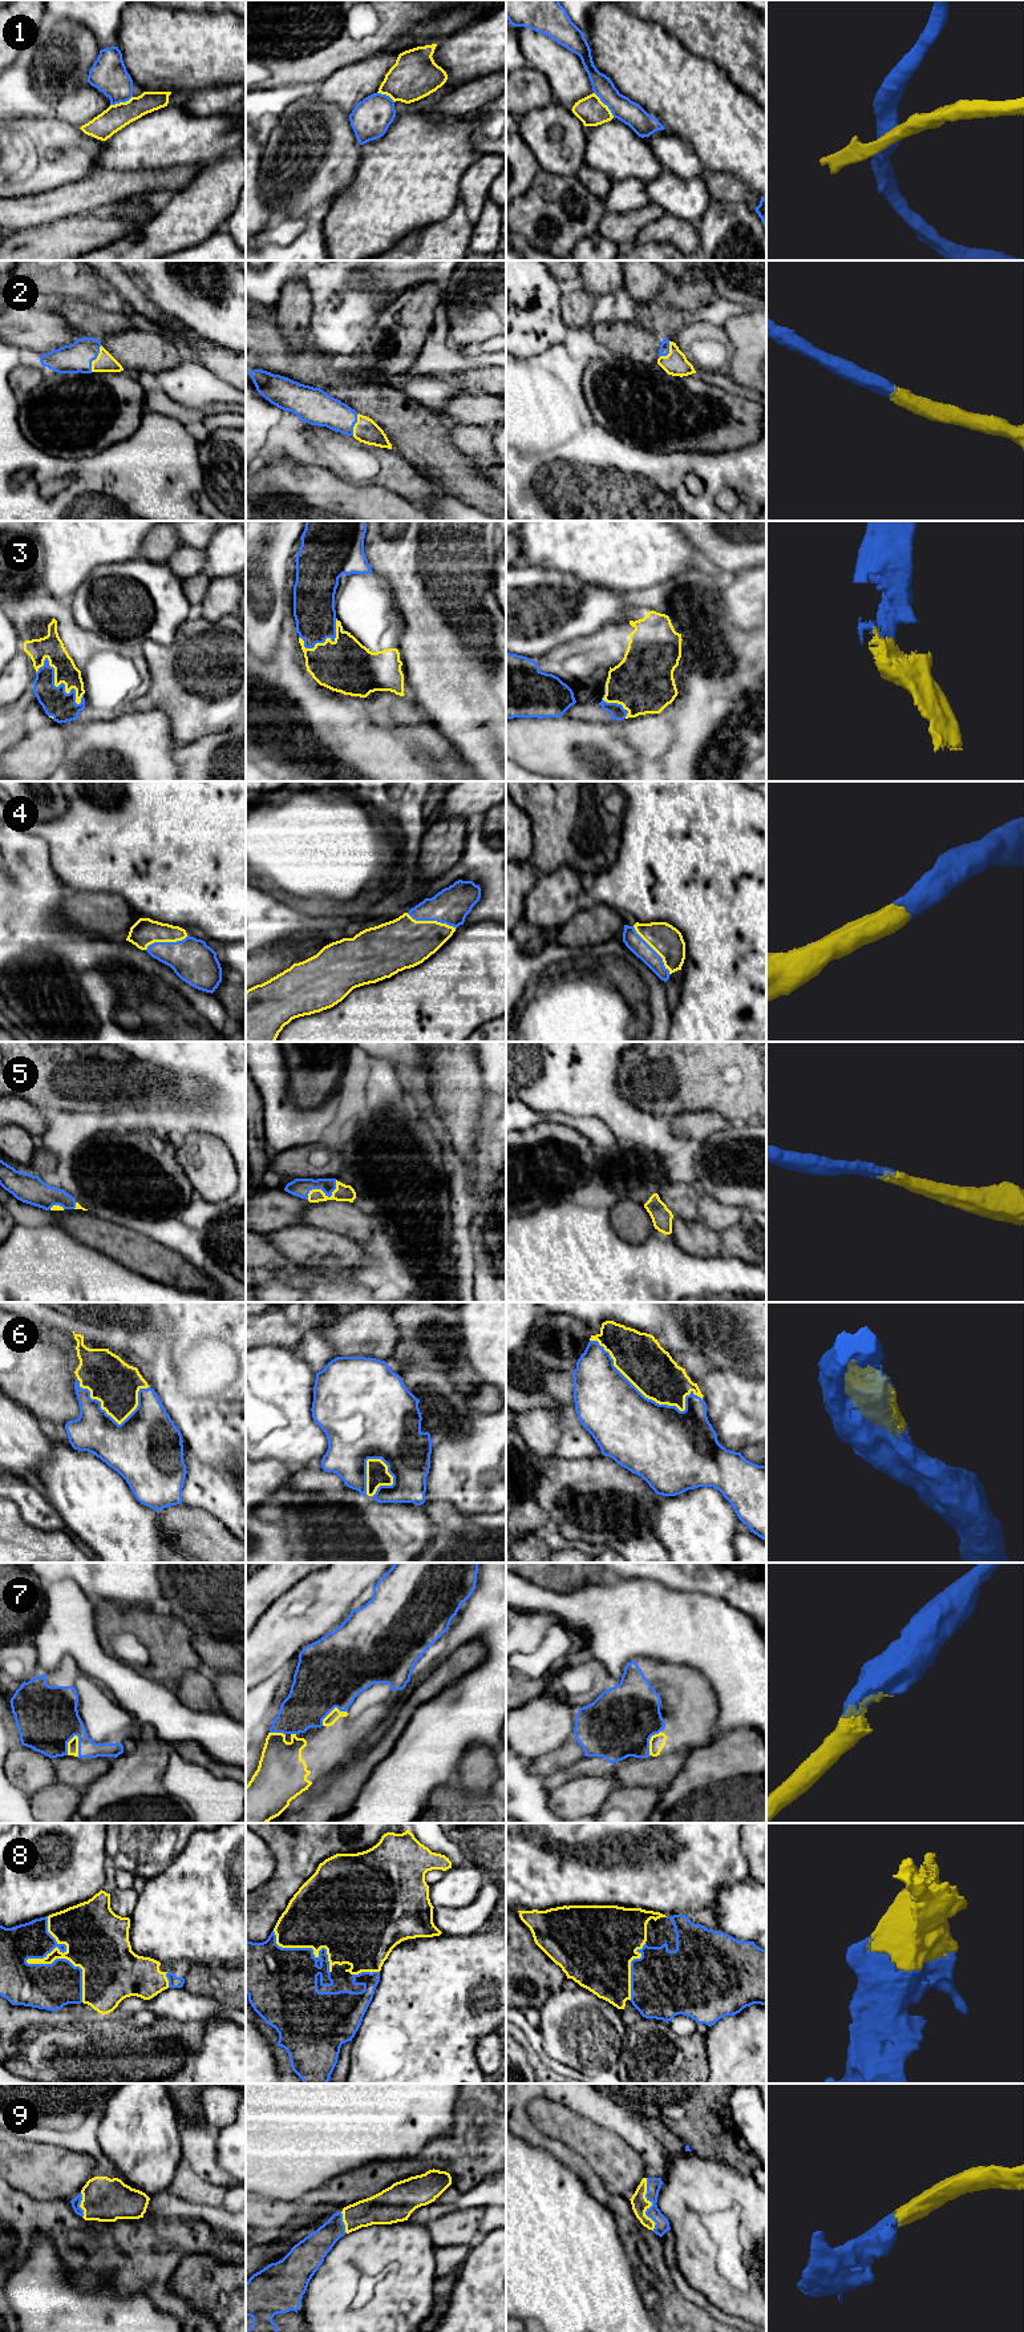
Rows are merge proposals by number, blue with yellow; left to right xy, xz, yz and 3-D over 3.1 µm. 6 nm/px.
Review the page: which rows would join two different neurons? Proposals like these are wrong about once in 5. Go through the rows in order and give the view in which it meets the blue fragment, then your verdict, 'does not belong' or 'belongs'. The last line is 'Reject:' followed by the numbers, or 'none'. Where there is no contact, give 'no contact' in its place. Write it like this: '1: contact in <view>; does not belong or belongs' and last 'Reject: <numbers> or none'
1: contact in yz; does not belong
2: contact in xy; belongs
3: contact in xy; belongs
4: contact in yz; belongs
5: contact in xz; belongs
6: contact in yz; belongs
7: contact in xy; belongs
8: contact in xy; belongs
9: contact in yz; belongs
Reject: 1

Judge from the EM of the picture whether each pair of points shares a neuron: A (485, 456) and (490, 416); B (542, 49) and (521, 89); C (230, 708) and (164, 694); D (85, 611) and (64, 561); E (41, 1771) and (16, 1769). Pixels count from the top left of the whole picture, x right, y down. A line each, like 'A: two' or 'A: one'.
A: two
B: two
C: one
D: two
E: one

